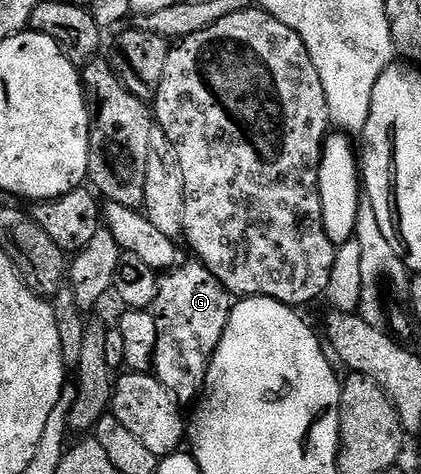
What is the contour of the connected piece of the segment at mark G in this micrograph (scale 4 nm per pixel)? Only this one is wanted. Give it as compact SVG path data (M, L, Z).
M196 259L188 260L182 260L158 280L157 298L151 306L153 318L157 320L152 372L181 403L196 402L200 398L209 364L223 339L227 319L235 304L233 294L219 283L219 279L215 279L215 275L211 275L206 265Z

